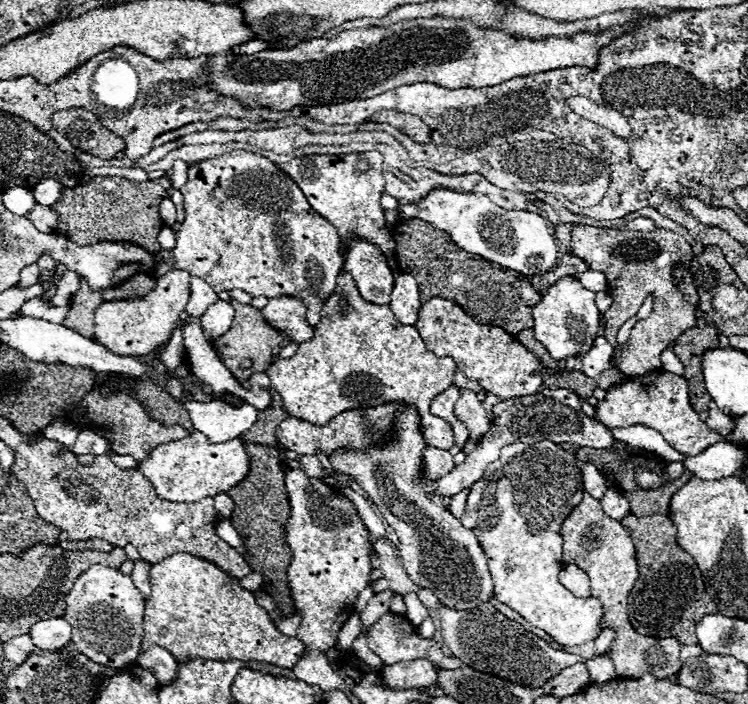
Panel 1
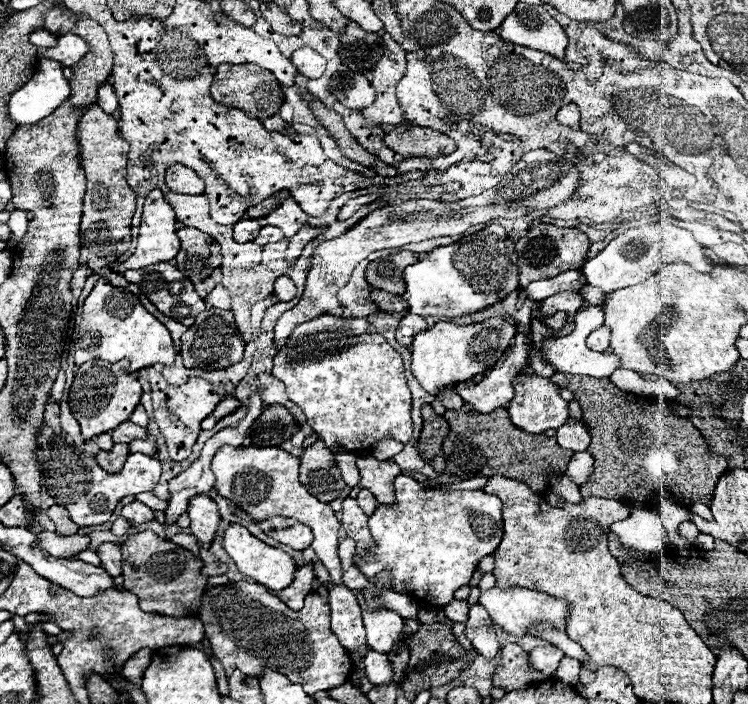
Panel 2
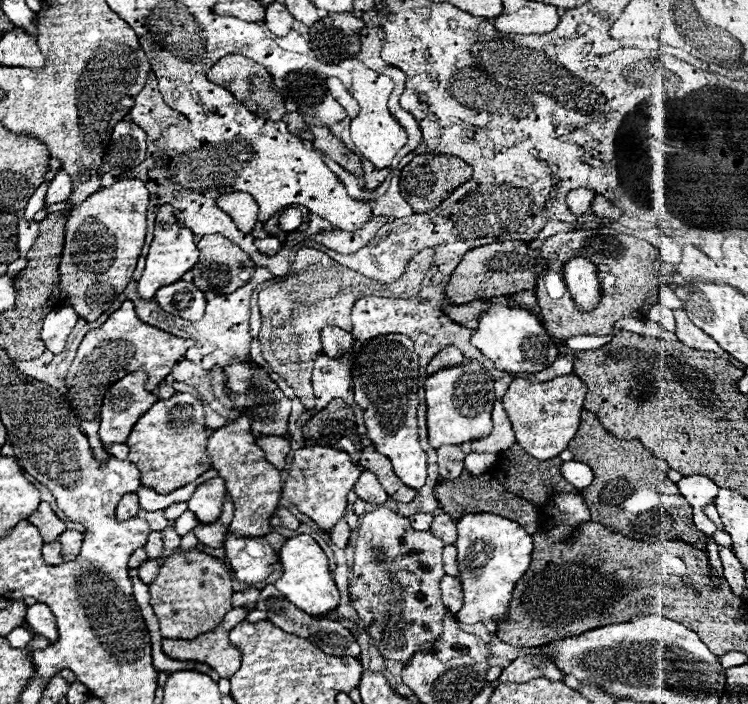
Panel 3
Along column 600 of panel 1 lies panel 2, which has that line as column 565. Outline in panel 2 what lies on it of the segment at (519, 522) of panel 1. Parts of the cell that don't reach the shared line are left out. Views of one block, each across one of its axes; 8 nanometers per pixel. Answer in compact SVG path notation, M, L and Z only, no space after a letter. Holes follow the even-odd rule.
M490 588L480 592L482 598L482 606L488 610L490 618L500 624L508 634L514 636L526 636L526 628L534 622L542 622L548 620L552 622L556 628L564 630L566 624L566 614L568 614L568 604L564 604L564 600L556 600L552 596L544 596L542 592L532 592L532 590L524 590L524 588L510 588L510 590L500 590L500 588Z

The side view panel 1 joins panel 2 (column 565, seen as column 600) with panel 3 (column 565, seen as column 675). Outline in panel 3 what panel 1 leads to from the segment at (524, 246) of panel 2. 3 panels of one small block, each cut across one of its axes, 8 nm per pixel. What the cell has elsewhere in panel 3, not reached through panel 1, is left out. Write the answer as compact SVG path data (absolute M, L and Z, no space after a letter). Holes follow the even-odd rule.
M612 228L572 230L556 234L546 238L538 252L540 258L546 260L548 268L536 280L536 308L540 312L546 332L560 340L568 340L572 336L608 336L612 334L614 322L622 316L634 316L638 320L644 320L646 310L658 304L660 286L672 282L672 268L662 262L660 252L652 244ZM578 256L592 260L598 268L600 300L596 308L588 312L576 308L574 298L570 296L570 290L564 282L564 264Z

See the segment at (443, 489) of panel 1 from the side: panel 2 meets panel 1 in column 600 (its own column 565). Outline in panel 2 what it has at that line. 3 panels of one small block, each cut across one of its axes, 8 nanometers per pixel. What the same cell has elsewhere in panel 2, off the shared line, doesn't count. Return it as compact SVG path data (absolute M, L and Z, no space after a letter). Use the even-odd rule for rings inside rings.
M564 424L556 430L556 440L562 448L572 452L586 452L590 446L590 434L582 424Z

